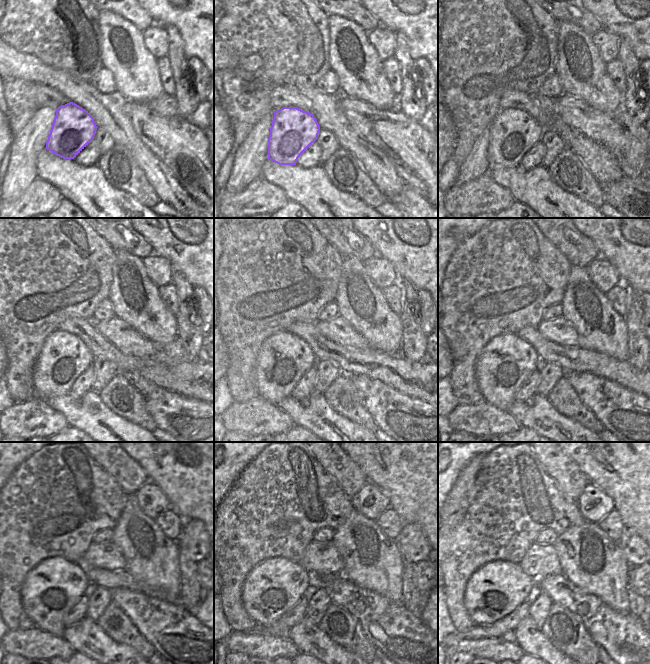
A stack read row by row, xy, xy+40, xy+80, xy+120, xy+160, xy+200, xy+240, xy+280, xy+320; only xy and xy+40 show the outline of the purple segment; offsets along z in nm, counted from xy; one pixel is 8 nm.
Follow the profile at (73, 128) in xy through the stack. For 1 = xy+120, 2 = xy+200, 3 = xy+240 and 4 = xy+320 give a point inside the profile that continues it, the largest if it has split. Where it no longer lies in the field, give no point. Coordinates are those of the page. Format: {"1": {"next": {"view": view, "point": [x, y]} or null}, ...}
{"1": {"next": {"view": "xy+120", "point": [63, 357]}}, "2": {"next": {"view": "xy+200", "point": [506, 361]}}, "3": {"next": {"view": "xy+240", "point": [55, 585]}}, "4": {"next": {"view": "xy+320", "point": [494, 590]}}}

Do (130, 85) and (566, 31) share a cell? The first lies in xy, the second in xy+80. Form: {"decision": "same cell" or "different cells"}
{"decision": "same cell"}

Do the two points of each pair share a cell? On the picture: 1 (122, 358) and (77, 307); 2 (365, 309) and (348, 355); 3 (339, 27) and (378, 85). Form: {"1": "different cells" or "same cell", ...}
{"1": "different cells", "2": "different cells", "3": "same cell"}

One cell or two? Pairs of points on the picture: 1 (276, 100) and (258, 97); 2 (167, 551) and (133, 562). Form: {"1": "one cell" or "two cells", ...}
{"1": "two cells", "2": "one cell"}

